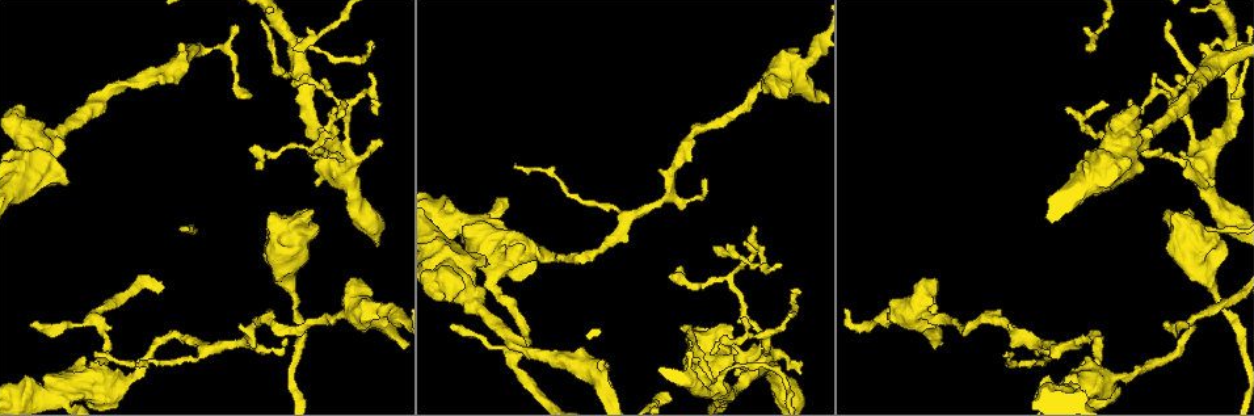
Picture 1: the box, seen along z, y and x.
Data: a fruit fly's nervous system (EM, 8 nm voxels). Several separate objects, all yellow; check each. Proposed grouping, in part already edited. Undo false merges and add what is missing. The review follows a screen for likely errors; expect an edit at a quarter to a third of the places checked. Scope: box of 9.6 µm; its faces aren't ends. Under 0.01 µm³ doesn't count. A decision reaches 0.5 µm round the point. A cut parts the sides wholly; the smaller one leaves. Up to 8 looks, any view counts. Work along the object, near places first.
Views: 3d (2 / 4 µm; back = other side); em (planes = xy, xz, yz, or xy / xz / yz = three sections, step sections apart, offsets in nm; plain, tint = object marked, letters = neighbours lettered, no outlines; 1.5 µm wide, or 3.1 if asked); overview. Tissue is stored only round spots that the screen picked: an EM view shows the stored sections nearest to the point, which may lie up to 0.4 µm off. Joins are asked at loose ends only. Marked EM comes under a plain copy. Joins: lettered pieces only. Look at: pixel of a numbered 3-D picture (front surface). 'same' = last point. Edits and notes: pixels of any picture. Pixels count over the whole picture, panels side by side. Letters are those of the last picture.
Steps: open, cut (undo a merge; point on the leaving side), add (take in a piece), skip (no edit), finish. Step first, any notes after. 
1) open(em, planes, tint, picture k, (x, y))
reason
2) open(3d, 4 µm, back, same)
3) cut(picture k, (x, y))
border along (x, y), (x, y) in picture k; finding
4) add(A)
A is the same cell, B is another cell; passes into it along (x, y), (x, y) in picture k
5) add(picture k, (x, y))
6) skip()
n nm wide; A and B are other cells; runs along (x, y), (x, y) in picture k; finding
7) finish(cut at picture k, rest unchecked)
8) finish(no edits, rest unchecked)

open(3d, 2 µm, picture 1, (711, 352))
an open end

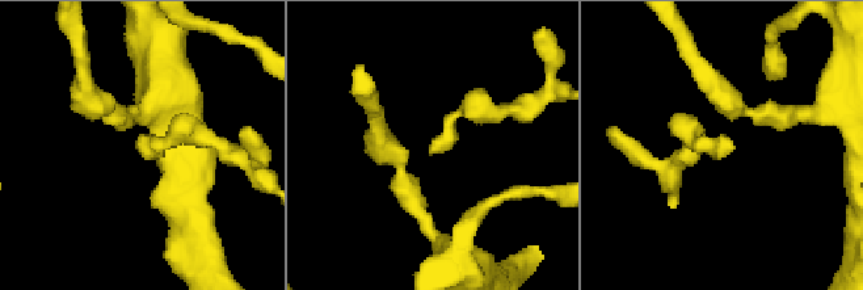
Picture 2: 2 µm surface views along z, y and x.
open(em, planes, tint, picture 2, (136, 144))

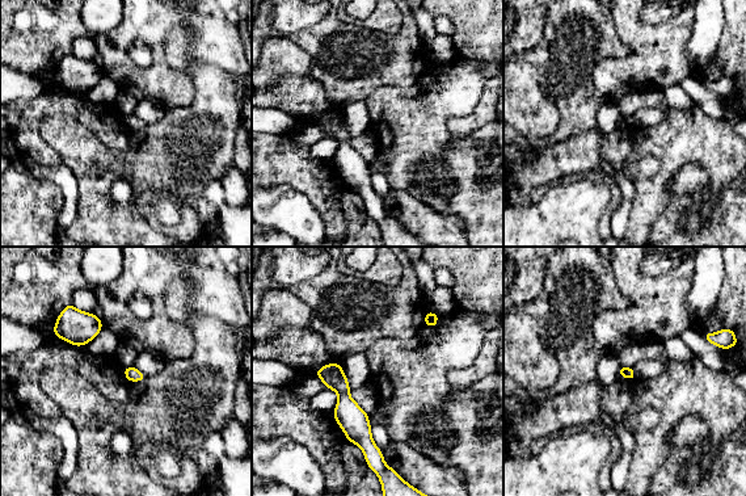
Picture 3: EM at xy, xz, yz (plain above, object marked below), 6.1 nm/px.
open(em, planes, letters, same)

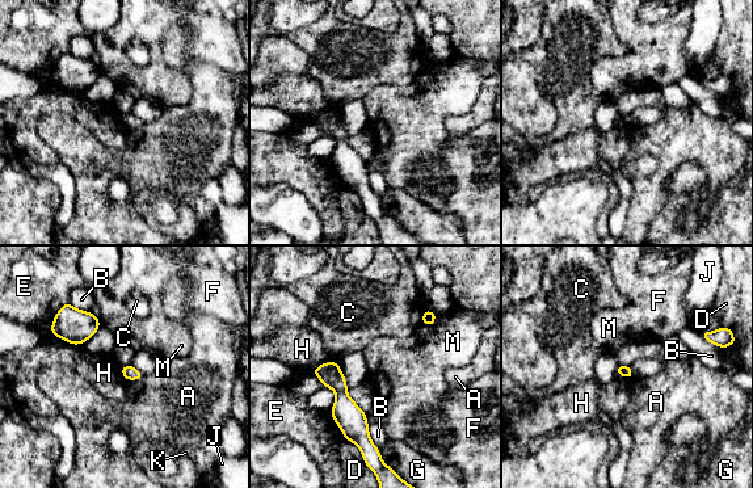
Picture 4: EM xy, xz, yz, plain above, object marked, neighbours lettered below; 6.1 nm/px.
skip()
B touches over 220 nm; A, B, C, D, E, F, G, H, J, K and M are other cells; border along (337, 361), (322, 362), (310, 371) in picture 4; no lettered piece goes on from it

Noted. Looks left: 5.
open(em, planes, letters, picture 1, (1084, 123))
sharp bend

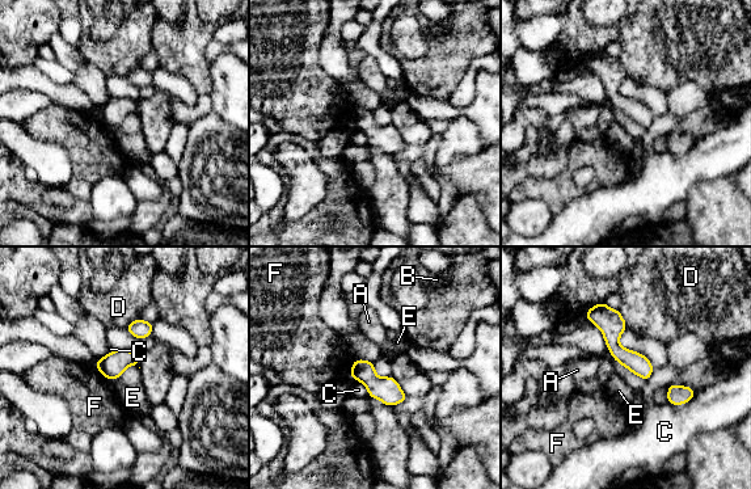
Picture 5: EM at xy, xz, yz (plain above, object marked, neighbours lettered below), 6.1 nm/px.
skip()
A, B, C, D, E and F are other cells; runs along (590, 312), (646, 375) in picture 5; one neuron here

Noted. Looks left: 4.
open(em, yz, step 4, letters, picture 1, (1226, 312))
narrows sharply

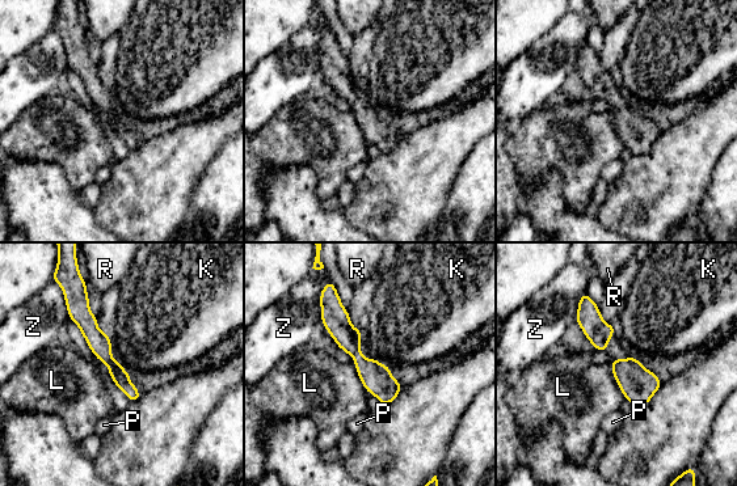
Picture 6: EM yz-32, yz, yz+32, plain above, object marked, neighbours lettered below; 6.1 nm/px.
skip()
110 nm wide; K, L, P, R and Z are other cells; runs along (332, 300), (340, 329), (390, 398) in picture 6; continuous, no second neuron

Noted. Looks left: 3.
finish(no edits, rest unchecked)

